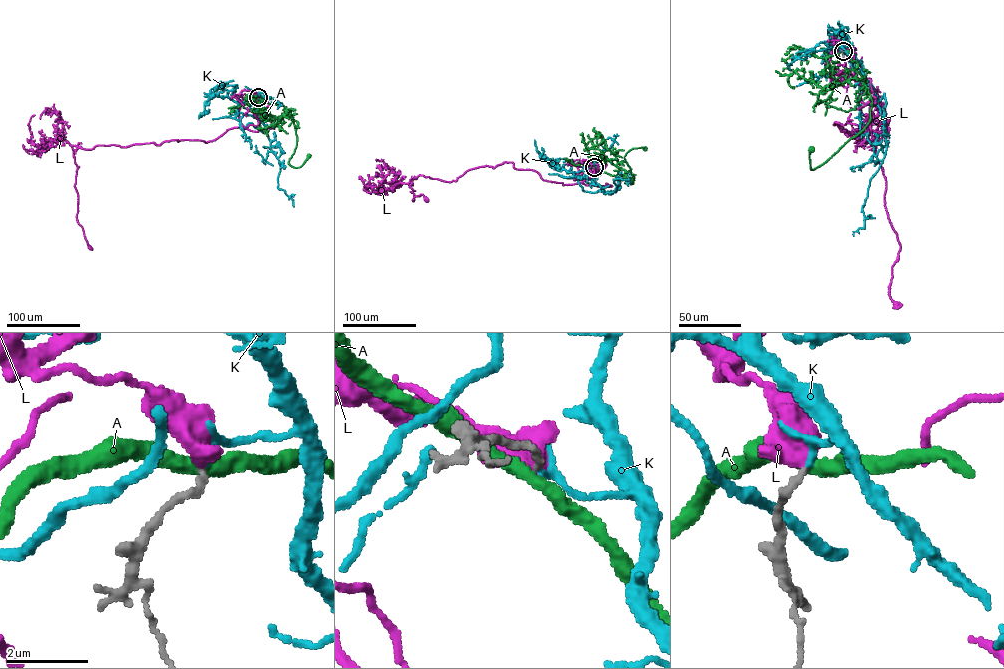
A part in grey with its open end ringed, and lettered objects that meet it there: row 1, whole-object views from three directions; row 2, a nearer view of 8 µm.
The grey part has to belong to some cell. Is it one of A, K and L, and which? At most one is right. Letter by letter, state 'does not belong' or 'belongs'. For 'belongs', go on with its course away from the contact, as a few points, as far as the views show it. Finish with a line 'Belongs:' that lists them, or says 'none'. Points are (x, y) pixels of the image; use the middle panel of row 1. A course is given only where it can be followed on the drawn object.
A: does not belong
K: belongs | via (594, 167), (599, 172), (592, 178), (607, 192), (615, 191), (613, 180), (629, 180), (630, 173)
L: does not belong
Belongs: K

